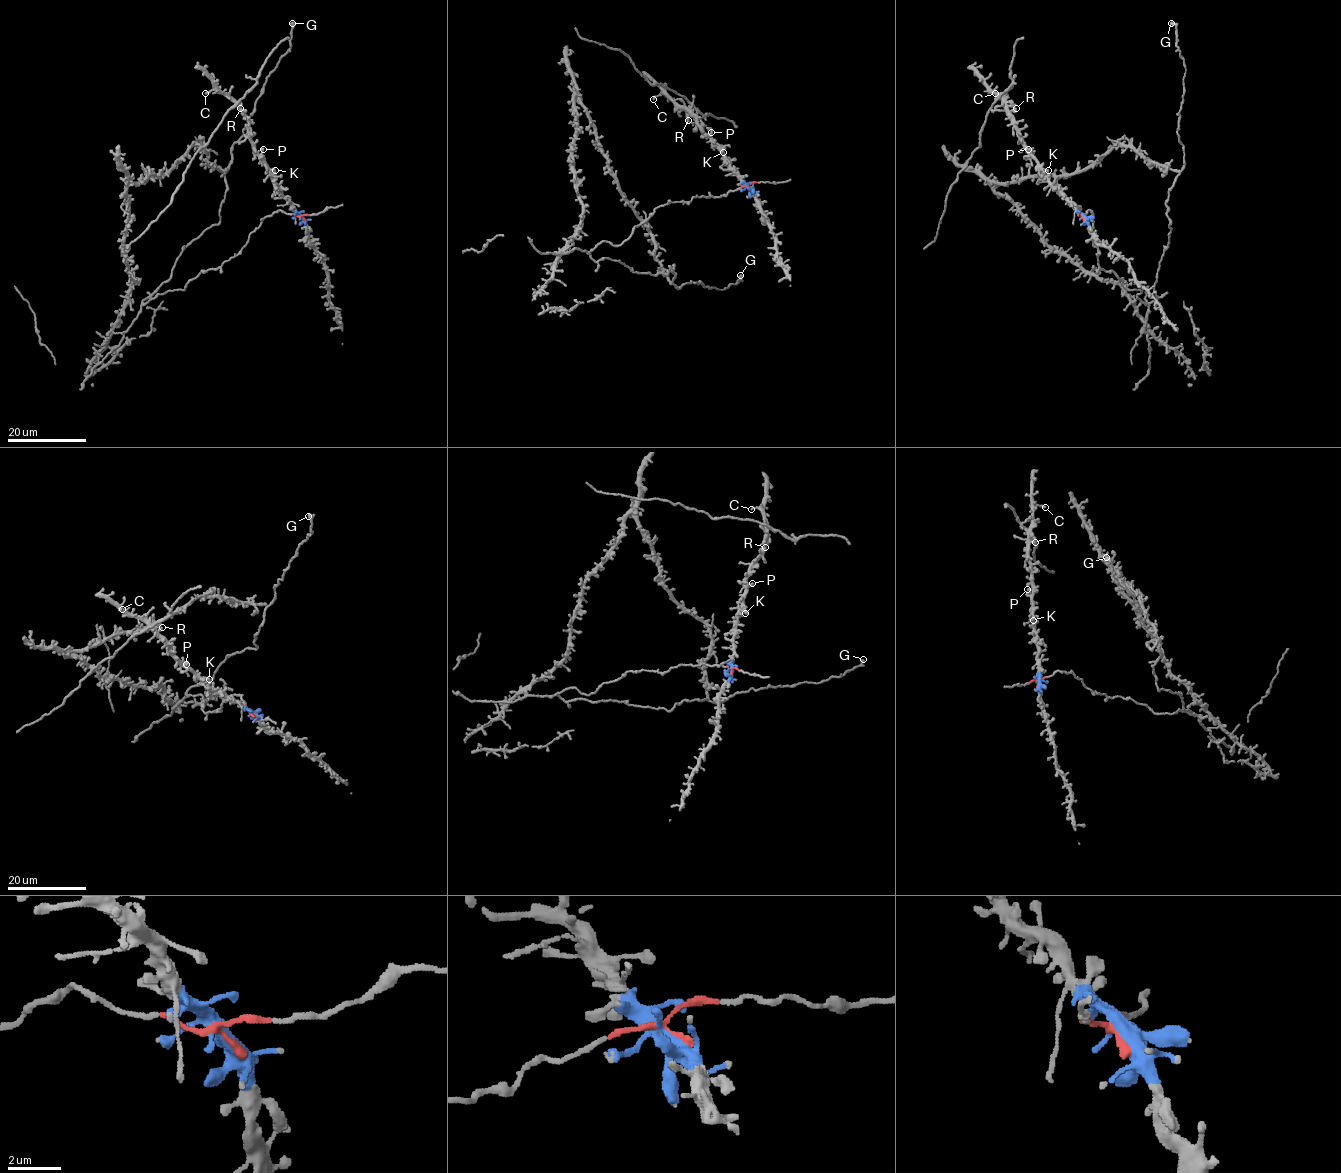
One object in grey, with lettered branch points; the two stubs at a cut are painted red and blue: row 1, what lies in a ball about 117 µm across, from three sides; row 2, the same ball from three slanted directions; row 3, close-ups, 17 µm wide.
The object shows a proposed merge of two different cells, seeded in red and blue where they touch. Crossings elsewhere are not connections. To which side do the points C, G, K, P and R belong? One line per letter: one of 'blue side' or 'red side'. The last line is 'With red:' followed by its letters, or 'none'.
C: blue side
G: red side
K: blue side
P: blue side
R: blue side
With red: G

